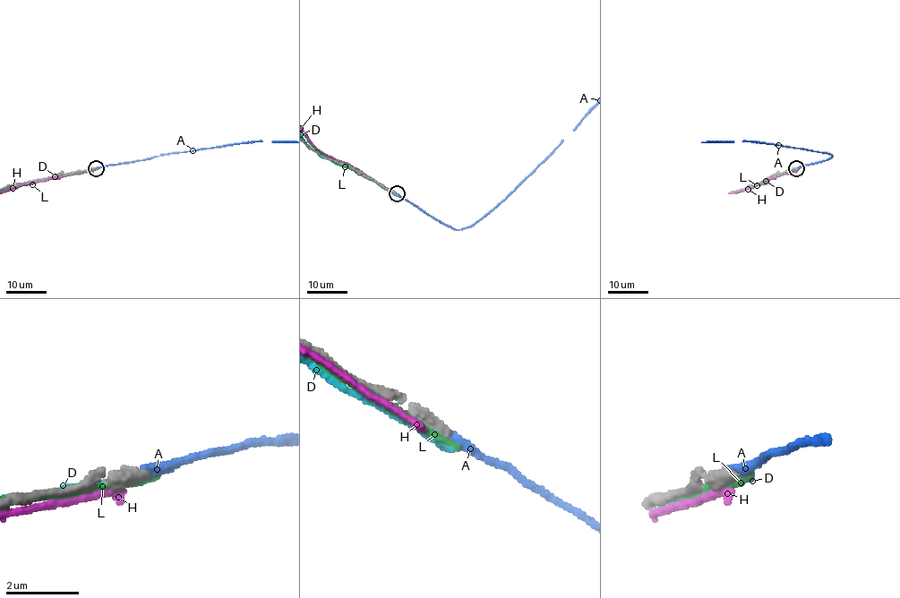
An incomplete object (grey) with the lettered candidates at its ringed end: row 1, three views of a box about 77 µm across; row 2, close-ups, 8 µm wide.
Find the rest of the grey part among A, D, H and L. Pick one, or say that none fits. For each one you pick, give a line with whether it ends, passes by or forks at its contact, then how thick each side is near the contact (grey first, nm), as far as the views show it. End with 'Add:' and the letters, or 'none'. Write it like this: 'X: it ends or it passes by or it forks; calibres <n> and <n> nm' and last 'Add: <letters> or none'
A: it ends; calibres 400 and 280 nm
Add: A

